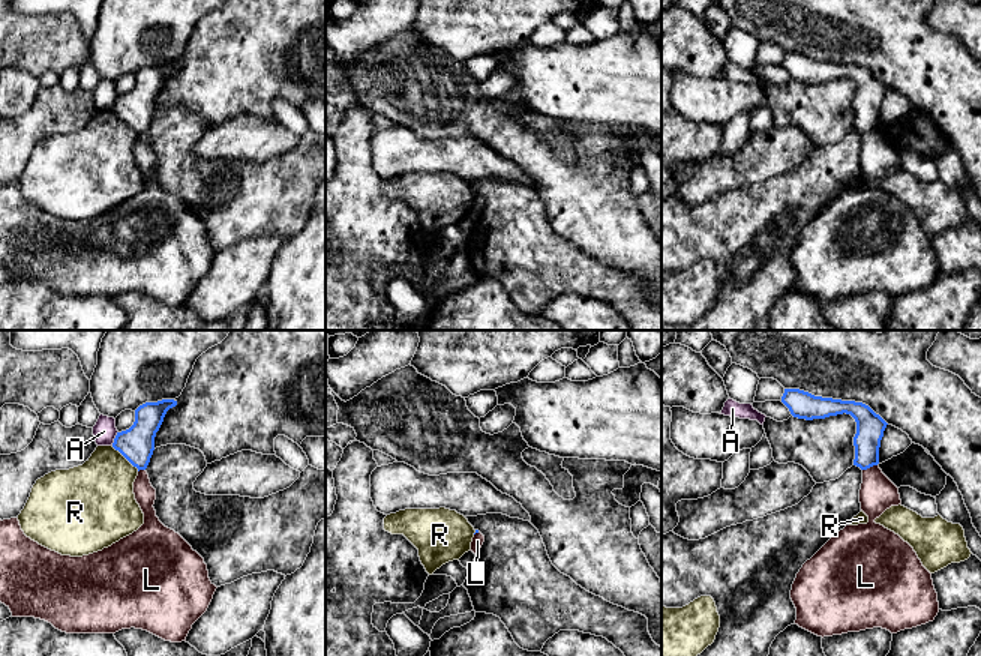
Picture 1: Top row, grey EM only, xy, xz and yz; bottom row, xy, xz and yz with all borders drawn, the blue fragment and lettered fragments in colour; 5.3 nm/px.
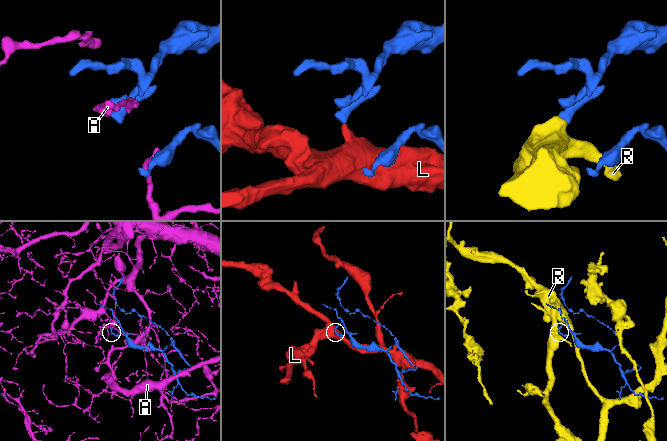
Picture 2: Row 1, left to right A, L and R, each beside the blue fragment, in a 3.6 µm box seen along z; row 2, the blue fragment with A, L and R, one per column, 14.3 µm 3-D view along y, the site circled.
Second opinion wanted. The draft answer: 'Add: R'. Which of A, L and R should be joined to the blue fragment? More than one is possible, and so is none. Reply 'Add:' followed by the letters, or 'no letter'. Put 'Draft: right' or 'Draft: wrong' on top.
Draft: wrong
Add: no letter

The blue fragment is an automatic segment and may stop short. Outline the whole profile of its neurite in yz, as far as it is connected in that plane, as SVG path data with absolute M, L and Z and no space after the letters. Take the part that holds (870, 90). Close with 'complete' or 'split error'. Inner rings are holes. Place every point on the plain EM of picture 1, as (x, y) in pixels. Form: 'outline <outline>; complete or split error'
outline M784 53L782 66L794 81L806 84L825 83L843 77L850 78L856 86L854 129L867 134L879 128L880 104L888 87L868 69L855 65L814 60L800 53Z; complete

